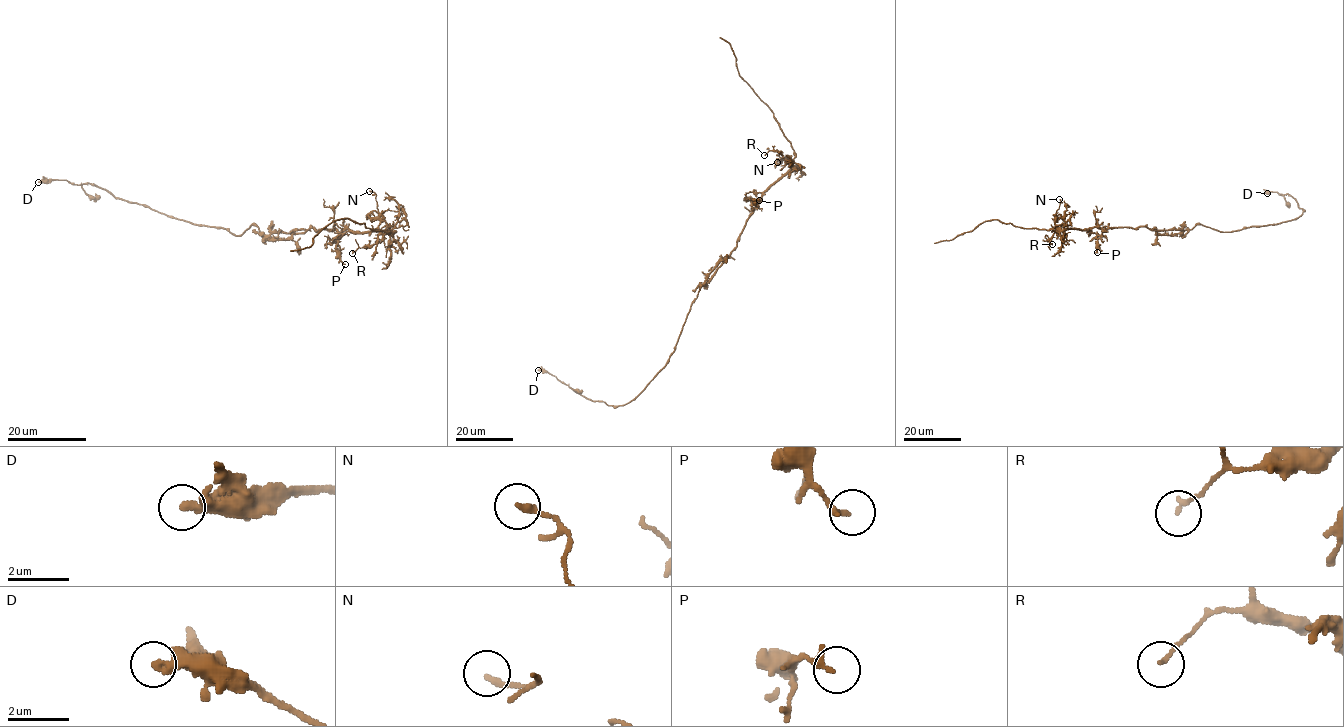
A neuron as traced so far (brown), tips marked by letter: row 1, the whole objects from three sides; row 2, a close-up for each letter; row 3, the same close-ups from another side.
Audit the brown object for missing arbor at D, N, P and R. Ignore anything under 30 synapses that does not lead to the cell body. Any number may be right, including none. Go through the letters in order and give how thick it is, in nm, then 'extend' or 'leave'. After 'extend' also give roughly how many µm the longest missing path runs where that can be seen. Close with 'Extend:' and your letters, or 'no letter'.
D: 200 nm thick; leave
N: 200 nm thick; leave
P: 220 nm thick; leave
R: 110 nm thick; leave
Extend: no letter

